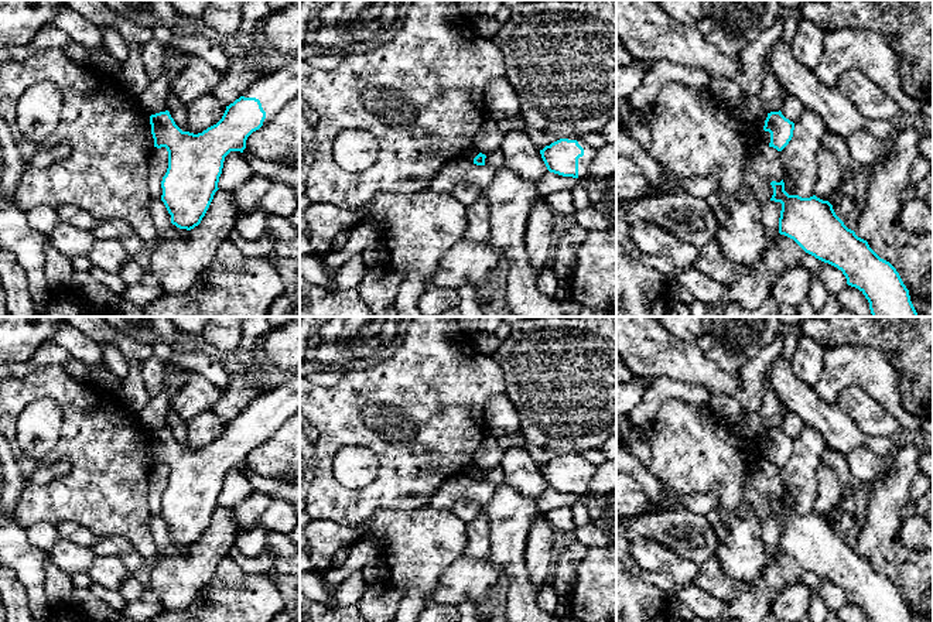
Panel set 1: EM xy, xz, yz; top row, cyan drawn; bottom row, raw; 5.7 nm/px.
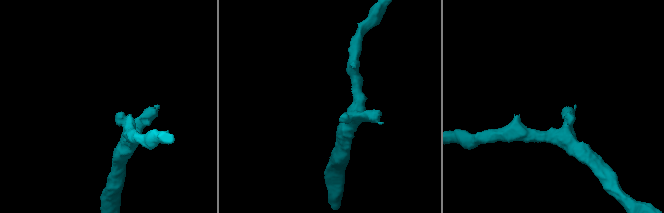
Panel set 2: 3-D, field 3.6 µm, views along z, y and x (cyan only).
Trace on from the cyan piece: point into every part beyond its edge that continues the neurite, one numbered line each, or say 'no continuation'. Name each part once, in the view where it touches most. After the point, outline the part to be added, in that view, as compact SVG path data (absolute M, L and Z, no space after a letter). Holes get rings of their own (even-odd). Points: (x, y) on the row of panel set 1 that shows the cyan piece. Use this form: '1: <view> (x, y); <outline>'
1: xz (590, 153); M567 136L564 139L577 140L578 144L584 148L584 156L578 158L578 178L584 180L588 177L589 164L594 161L597 156L597 148L588 146L581 137L578 136Z

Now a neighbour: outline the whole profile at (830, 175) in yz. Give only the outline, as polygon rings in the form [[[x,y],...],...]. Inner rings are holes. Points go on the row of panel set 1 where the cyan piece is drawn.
[[[824,147],[817,151],[817,172],[818,180],[814,195],[830,202],[833,194],[840,188],[843,171],[835,156]]]

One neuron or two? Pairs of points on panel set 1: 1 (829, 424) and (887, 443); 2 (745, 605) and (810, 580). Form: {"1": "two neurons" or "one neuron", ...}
{"1": "one neuron", "2": "one neuron"}

